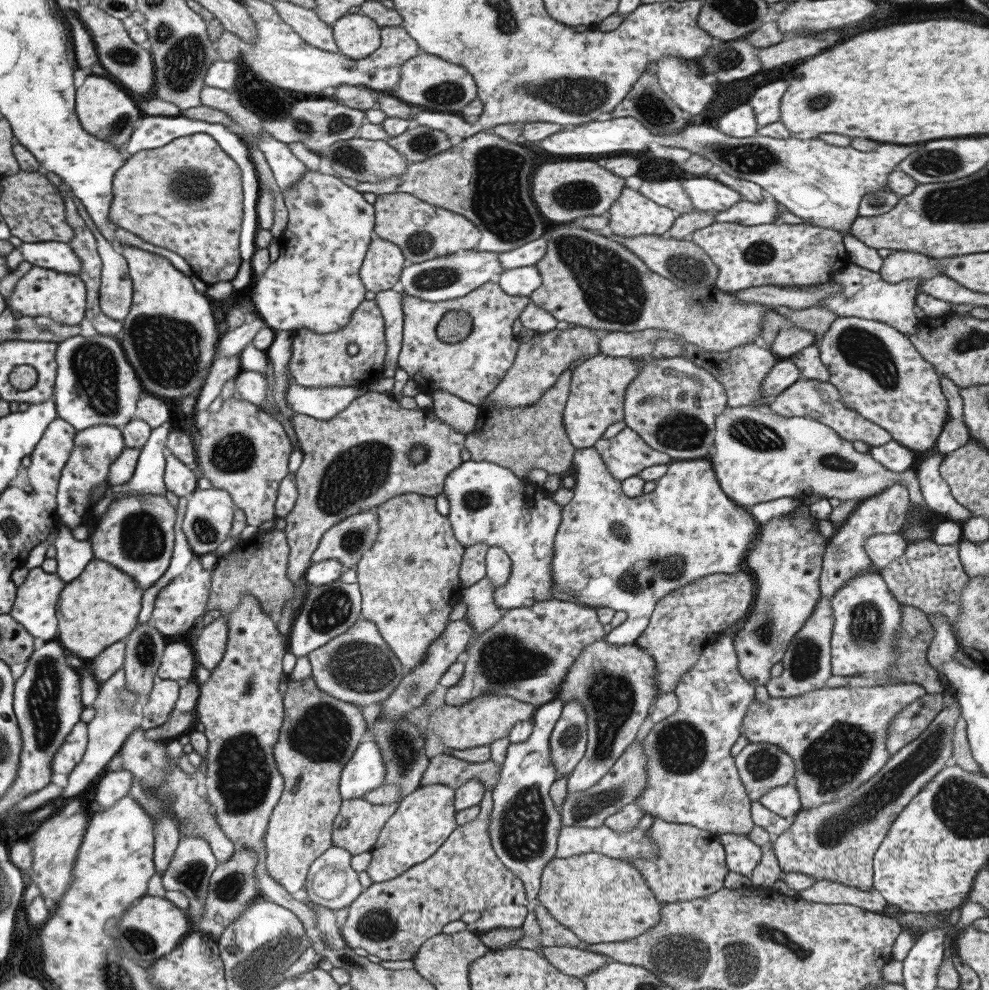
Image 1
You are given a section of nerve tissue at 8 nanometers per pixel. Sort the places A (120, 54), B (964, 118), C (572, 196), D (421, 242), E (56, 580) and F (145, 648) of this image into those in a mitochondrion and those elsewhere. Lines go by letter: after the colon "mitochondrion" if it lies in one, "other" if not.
A: mitochondrion
B: other
C: mitochondrion
D: mitochondrion
E: other
F: mitochondrion

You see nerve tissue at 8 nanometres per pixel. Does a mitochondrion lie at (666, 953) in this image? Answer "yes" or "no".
yes

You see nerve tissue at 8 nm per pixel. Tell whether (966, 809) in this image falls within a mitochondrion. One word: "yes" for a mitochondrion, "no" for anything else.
yes

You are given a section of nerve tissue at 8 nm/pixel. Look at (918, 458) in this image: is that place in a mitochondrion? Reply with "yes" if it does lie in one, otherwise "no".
no

